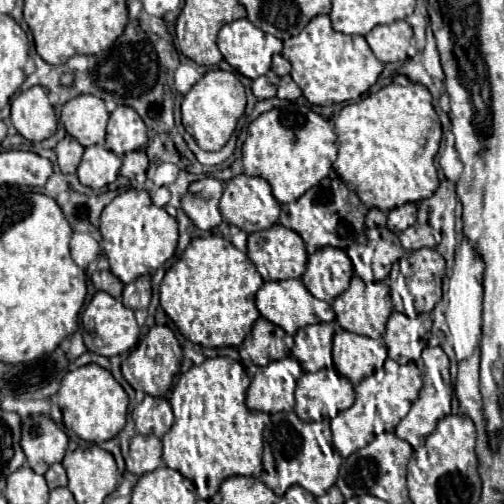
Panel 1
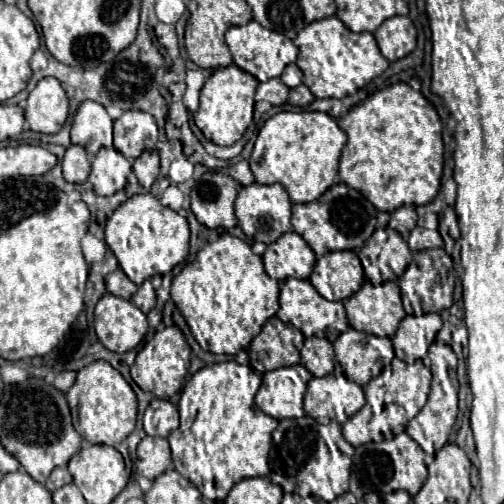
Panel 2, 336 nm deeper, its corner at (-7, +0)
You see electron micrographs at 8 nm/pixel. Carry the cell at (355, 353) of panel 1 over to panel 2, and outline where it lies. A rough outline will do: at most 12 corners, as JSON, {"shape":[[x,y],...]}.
{"shape":[[352,327],[334,341],[346,377],[366,385],[391,366],[388,337]]}

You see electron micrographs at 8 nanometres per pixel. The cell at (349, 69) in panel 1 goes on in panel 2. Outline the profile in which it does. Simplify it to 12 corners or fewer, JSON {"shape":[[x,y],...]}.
{"shape":[[338,17],[294,39],[316,99],[354,95],[388,67],[372,33]]}

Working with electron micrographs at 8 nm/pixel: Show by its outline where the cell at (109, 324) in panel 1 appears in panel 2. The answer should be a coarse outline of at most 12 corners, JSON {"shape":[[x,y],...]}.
{"shape":[[106,293],[94,329],[106,349],[126,353],[148,319],[134,303]]}

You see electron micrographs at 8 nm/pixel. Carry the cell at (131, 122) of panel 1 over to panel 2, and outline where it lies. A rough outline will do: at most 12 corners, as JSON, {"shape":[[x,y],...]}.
{"shape":[[146,111],[114,121],[114,147],[136,159],[158,143]]}

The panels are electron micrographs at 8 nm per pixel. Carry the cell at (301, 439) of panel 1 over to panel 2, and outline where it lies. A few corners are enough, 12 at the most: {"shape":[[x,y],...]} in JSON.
{"shape":[[282,419],[270,479],[332,501],[349,489],[342,426]]}

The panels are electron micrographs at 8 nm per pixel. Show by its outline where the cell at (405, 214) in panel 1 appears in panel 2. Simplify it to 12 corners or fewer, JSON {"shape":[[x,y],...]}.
{"shape":[[400,207],[388,223],[404,239],[416,227],[416,209]]}

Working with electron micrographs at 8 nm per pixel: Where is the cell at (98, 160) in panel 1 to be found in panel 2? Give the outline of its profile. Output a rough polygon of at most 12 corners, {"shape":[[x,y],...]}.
{"shape":[[100,149],[88,181],[98,195],[124,189],[130,161]]}

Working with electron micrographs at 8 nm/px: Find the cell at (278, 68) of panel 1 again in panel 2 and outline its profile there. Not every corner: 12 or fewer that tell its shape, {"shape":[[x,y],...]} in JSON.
{"shape":[[292,63],[284,69],[280,79],[288,87],[302,83],[298,65]]}

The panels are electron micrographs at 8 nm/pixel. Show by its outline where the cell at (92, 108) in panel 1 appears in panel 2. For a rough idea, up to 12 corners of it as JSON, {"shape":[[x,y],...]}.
{"shape":[[84,101],[71,142],[96,155],[113,146],[113,123],[100,103]]}

